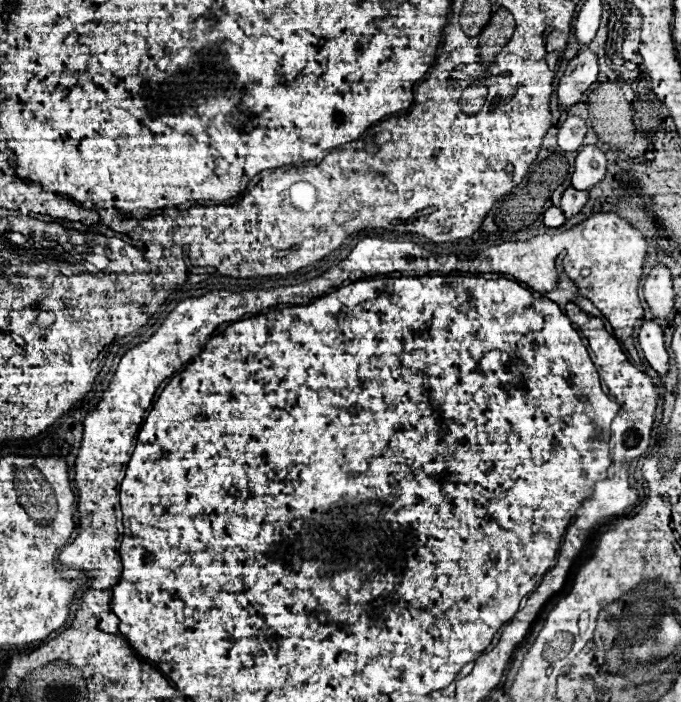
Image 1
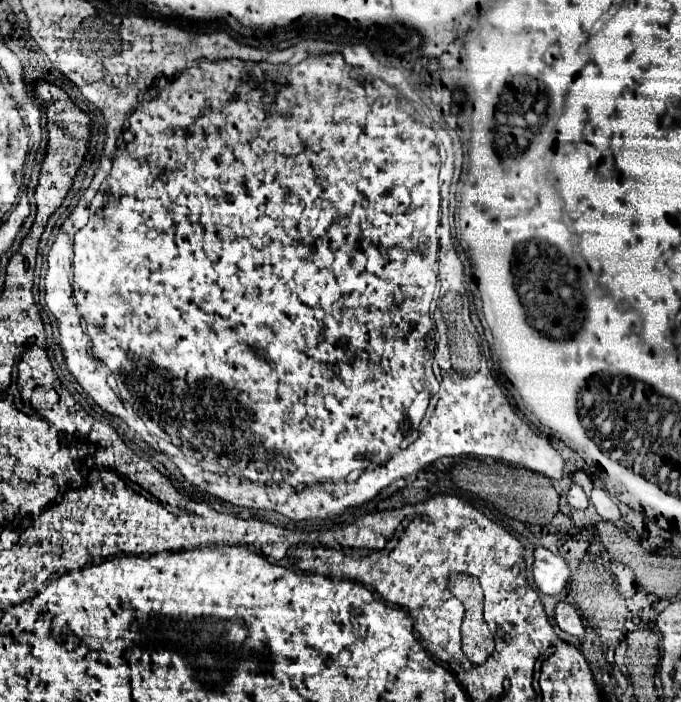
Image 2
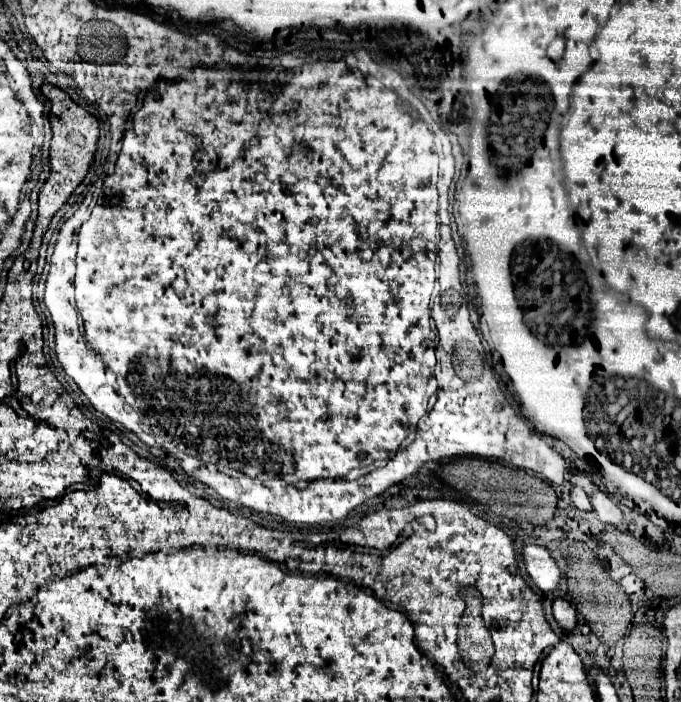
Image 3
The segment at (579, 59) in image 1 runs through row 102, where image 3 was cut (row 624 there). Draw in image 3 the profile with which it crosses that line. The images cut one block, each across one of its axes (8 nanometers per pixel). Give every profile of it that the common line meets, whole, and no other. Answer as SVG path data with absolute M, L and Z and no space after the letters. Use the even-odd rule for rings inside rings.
M554 598L552 612L554 612L556 622L562 628L566 628L566 630L574 630L576 628L576 610L564 598Z

